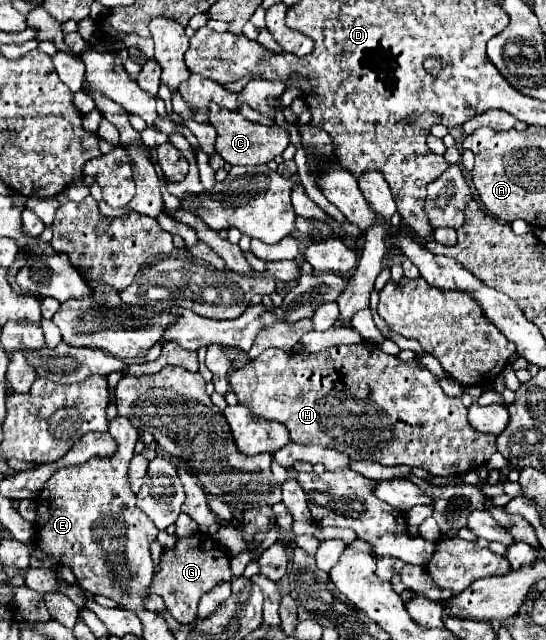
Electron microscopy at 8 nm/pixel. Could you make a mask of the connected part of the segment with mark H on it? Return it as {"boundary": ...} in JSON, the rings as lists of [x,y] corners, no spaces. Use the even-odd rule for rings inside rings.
{"boundary":[[[361,342],[361,344],[351,344],[351,346],[343,346],[341,344],[341,346],[333,346],[333,348],[317,352],[317,354],[309,354],[309,352],[293,354],[293,352],[283,352],[283,350],[277,350],[277,348],[269,348],[259,358],[255,358],[253,364],[249,364],[245,368],[239,368],[239,370],[233,370],[231,376],[229,376],[229,382],[231,382],[231,388],[237,394],[241,404],[249,406],[261,418],[277,420],[277,422],[285,424],[289,428],[289,434],[291,434],[293,442],[335,448],[335,450],[347,454],[351,460],[375,460],[375,456],[379,454],[379,462],[385,464],[385,466],[407,464],[407,466],[425,468],[434,476],[459,476],[465,474],[467,470],[473,470],[473,468],[485,464],[491,458],[491,454],[497,450],[495,448],[495,436],[493,434],[485,434],[485,432],[477,432],[475,428],[471,428],[471,424],[467,422],[467,408],[461,404],[461,398],[447,396],[443,392],[443,388],[439,386],[439,380],[437,380],[437,376],[433,372],[429,372],[427,368],[419,366],[417,360],[403,362],[399,356],[385,354],[377,344],[371,344],[371,342]]]}

